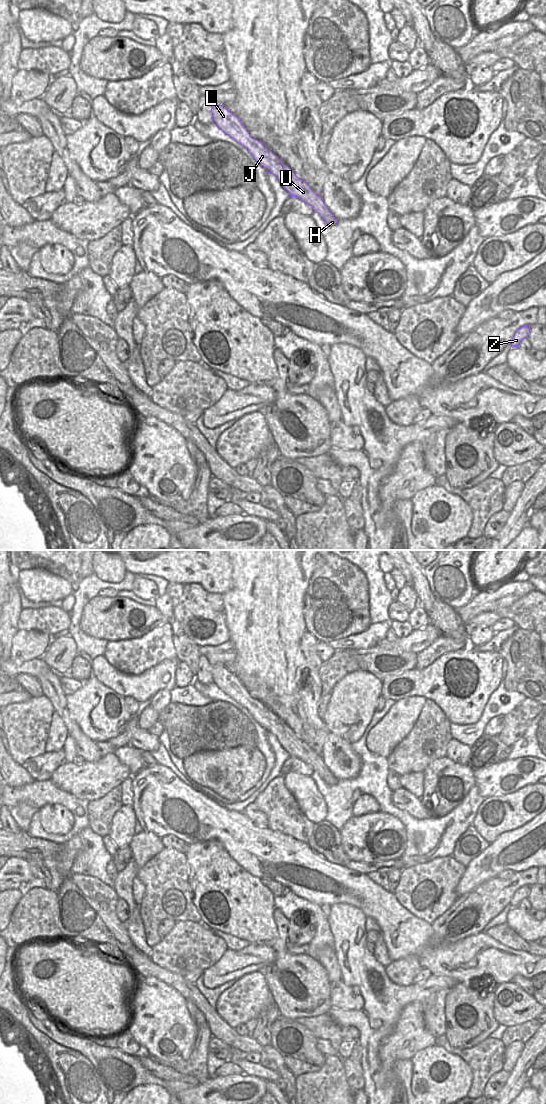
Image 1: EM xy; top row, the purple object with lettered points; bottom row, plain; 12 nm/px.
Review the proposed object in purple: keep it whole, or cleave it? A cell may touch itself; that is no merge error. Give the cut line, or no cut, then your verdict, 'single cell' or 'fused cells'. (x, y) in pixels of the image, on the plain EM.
no cut | single cell

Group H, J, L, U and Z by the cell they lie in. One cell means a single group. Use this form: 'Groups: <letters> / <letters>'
Groups: H J L U Z

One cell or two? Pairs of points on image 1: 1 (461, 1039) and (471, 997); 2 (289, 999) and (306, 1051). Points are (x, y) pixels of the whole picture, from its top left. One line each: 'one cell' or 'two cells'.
1: one cell
2: two cells

